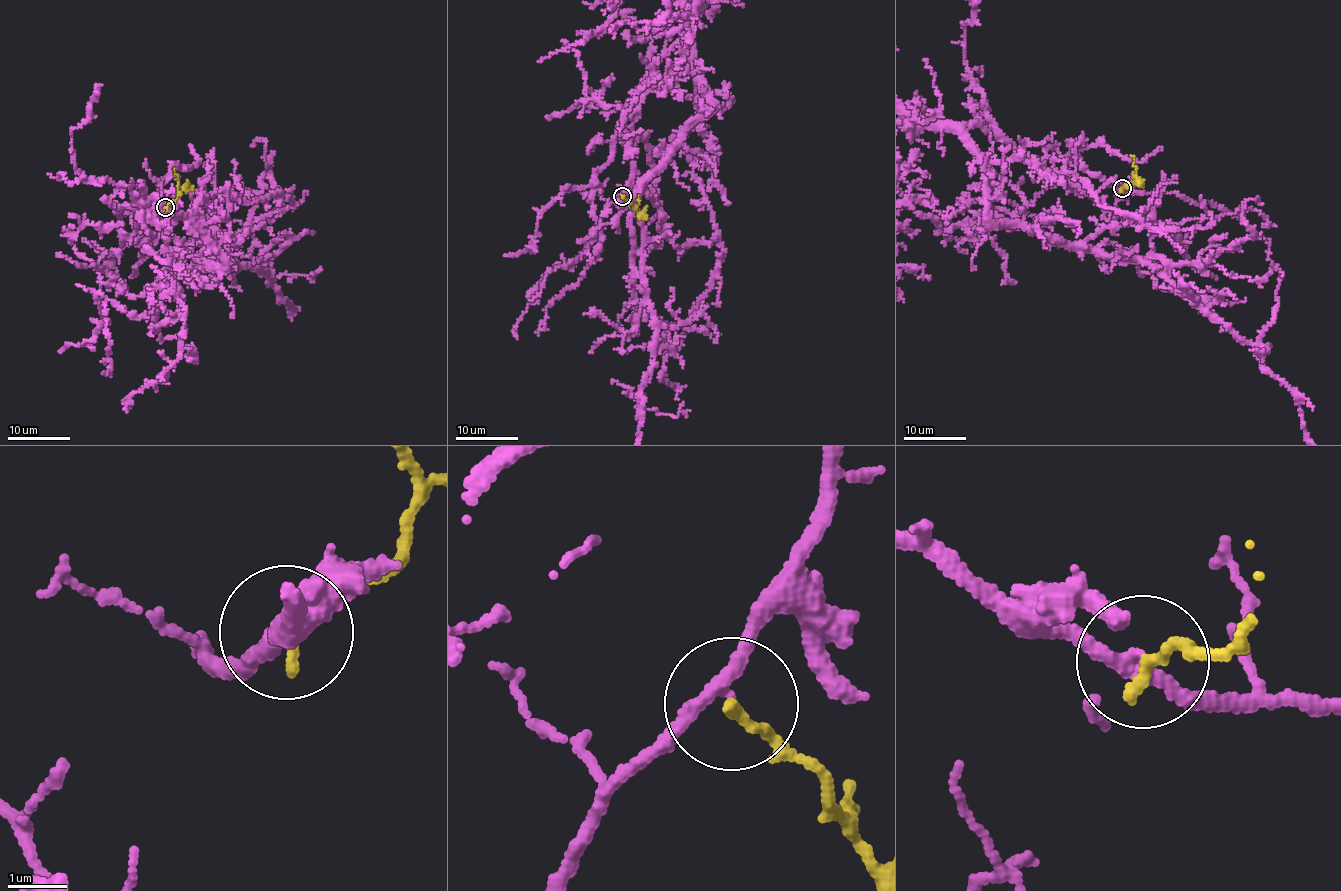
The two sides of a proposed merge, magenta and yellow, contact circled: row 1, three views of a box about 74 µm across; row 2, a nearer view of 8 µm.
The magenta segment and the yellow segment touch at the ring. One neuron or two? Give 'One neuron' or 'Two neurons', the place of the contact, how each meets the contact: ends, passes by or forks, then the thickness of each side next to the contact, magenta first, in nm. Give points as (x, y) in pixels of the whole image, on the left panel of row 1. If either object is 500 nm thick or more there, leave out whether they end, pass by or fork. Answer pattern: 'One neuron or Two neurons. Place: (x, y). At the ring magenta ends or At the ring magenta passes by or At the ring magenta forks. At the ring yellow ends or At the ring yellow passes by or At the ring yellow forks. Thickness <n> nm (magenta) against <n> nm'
Two neurons. Place: (165, 207). At the ring magenta passes by. At the ring yellow ends. Thickness 200 nm (magenta) against 200 nm

